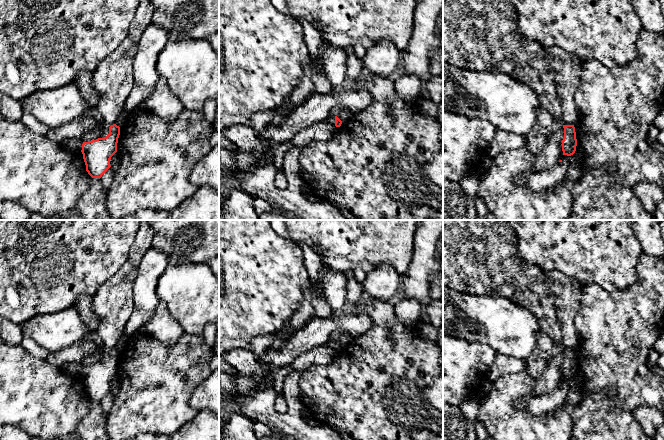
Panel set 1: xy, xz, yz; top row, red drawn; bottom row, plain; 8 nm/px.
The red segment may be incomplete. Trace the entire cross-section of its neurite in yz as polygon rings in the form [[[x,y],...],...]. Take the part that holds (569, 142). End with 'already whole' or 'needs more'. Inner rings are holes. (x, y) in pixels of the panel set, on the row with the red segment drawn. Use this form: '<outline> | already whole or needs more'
[[[563,125],[564,138],[562,140],[563,155],[571,156],[576,151],[577,139],[574,125]]] | already whole

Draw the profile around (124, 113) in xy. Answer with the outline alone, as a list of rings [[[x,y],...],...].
[[[124,106],[123,109],[120,111],[115,124],[121,127],[124,124],[124,122],[128,119],[129,115],[130,115],[130,111],[128,111]]]

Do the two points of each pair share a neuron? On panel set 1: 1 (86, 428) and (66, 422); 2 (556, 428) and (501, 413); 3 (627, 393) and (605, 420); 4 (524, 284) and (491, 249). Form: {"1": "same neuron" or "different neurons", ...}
{"1": "different neurons", "2": "same neuron", "3": "different neurons", "4": "same neuron"}

